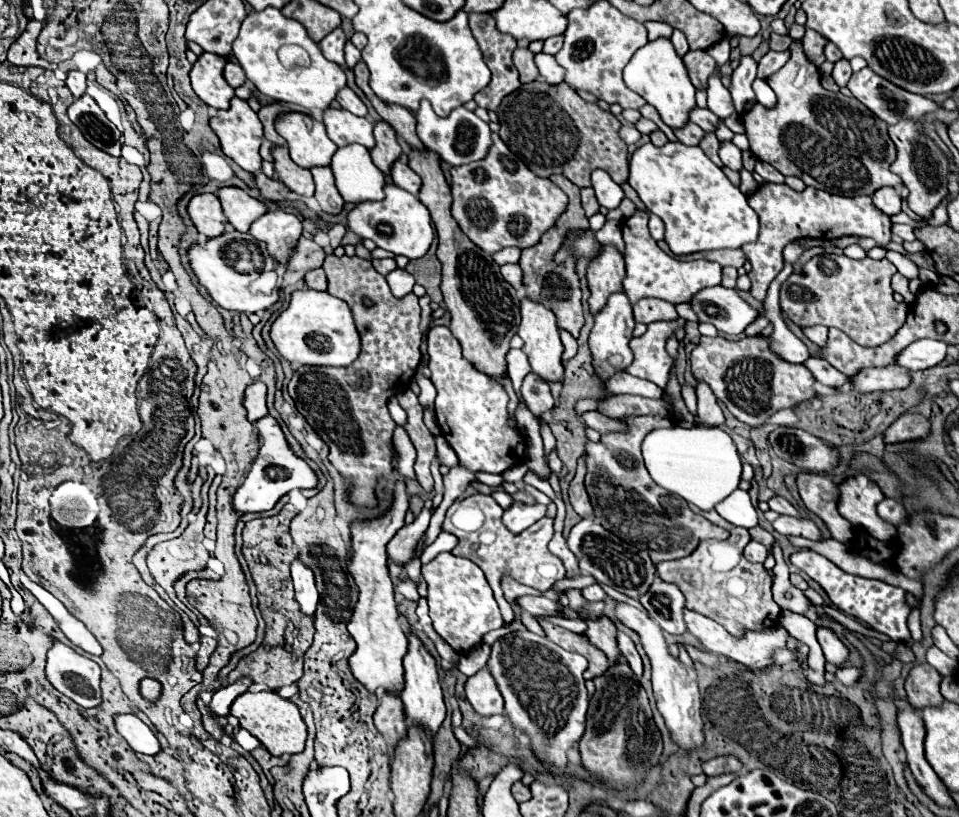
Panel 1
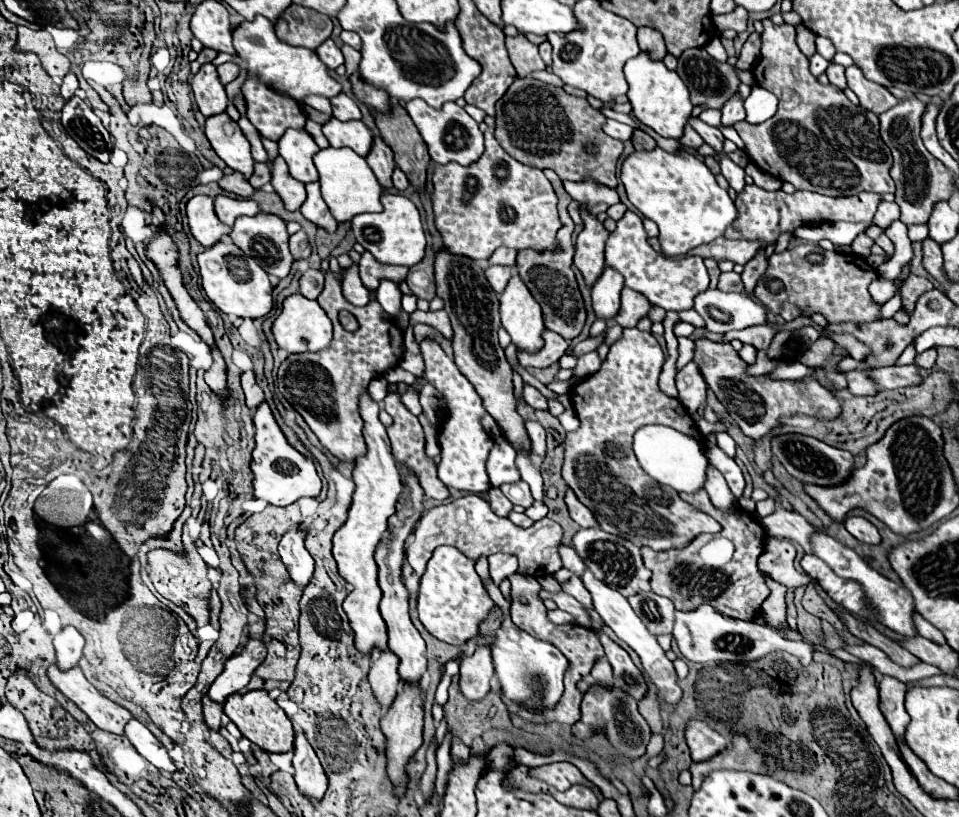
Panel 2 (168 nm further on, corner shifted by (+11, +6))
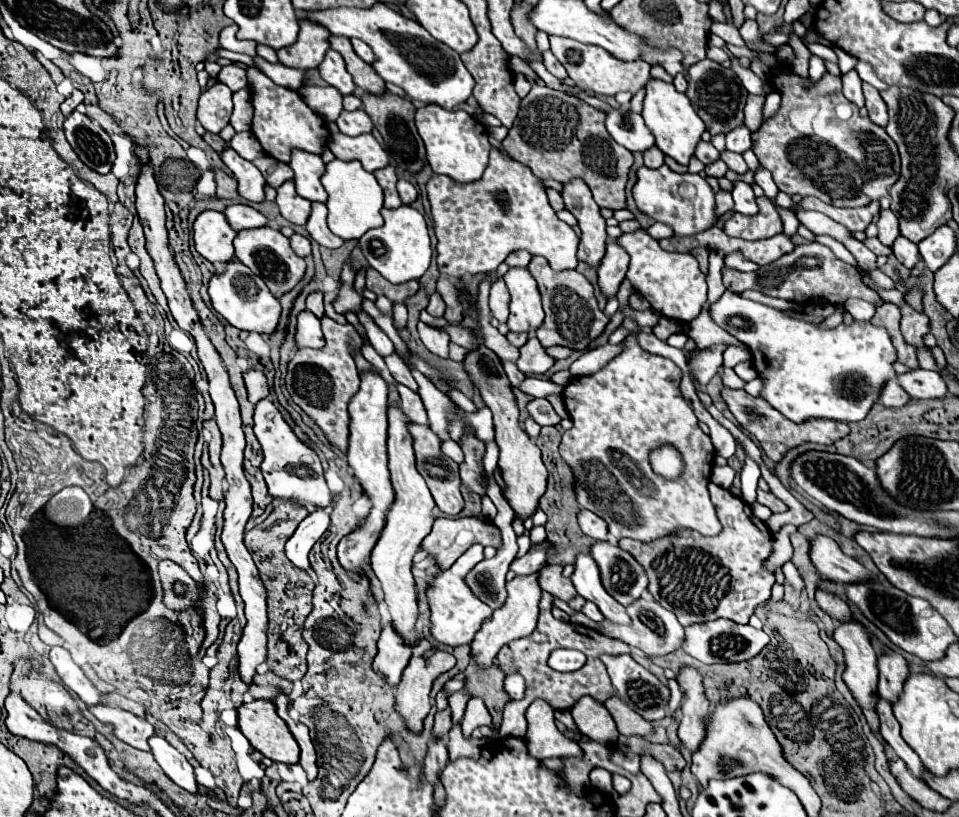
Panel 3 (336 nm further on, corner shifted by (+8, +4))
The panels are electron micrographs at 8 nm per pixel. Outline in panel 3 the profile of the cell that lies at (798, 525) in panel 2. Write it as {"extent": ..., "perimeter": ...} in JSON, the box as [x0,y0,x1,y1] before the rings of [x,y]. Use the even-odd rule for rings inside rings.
{"extent":[811,537,873,583],"perimeter":[[[815,537],[811,541],[811,561],[819,573],[835,583],[867,583],[873,575],[857,563],[853,557],[845,555],[839,545],[829,537]]]}

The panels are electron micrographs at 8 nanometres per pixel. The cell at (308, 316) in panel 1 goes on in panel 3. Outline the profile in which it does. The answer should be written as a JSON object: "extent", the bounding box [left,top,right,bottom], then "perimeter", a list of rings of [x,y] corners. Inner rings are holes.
{"extent":[295,311,323,347],"perimeter":[[[303,311],[297,317],[297,333],[295,333],[297,347],[323,347],[323,331],[321,331],[321,321],[311,313]]]}

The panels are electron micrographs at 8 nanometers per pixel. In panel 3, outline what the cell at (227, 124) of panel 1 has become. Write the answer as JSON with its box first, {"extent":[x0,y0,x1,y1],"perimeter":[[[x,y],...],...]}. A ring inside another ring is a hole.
{"extent":[221,147,265,203],"perimeter":[[[231,147],[223,151],[221,159],[237,179],[237,191],[243,199],[251,203],[265,201],[265,179],[251,161],[245,161],[243,157],[239,157]]]}

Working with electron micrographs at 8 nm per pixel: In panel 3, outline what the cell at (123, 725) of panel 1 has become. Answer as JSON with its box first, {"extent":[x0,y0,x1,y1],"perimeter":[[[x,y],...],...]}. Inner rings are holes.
{"extent":[151,735,199,795],"perimeter":[[[161,735],[151,737],[151,753],[169,779],[173,779],[179,787],[183,787],[185,791],[193,795],[199,793],[199,783],[195,779],[195,771],[191,763],[173,745],[169,745]]]}

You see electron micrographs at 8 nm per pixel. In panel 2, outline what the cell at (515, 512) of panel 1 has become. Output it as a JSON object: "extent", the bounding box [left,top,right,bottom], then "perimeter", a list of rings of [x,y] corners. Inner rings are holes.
{"extent":[524,501,548,521],"perimeter":[[[534,501],[534,505],[528,507],[524,513],[526,513],[532,521],[538,521],[538,519],[542,519],[542,517],[548,513],[548,507],[546,507],[542,501]]]}

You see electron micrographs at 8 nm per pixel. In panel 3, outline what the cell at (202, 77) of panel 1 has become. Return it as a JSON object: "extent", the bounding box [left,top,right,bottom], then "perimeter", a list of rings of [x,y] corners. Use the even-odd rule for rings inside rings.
{"extent":[197,83,233,133],"perimeter":[[[213,83],[201,97],[197,109],[197,121],[209,133],[219,133],[231,117],[233,103],[231,103],[231,89],[223,83]]]}

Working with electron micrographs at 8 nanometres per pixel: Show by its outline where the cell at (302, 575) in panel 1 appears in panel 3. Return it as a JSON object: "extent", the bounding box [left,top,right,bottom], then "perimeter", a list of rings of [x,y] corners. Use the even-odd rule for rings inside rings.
{"extent":[285,507,329,571],"perimeter":[[[315,507],[297,527],[295,535],[287,541],[285,545],[285,553],[287,557],[293,561],[295,567],[303,569],[303,571],[309,571],[311,569],[311,563],[307,559],[311,547],[321,539],[321,535],[327,531],[329,527],[329,515],[321,509],[321,507]]]}

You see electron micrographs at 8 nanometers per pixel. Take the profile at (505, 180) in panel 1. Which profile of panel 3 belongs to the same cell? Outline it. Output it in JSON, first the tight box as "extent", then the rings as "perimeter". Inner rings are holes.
{"extent":[427,149,579,279],"perimeter":[[[491,149],[489,163],[479,181],[455,185],[449,177],[433,175],[427,183],[427,195],[437,237],[437,265],[443,275],[465,279],[477,273],[495,271],[509,253],[519,249],[545,257],[555,271],[575,269],[579,263],[579,237],[567,223],[557,219],[541,179],[535,179],[525,165],[501,155],[497,149]]]}

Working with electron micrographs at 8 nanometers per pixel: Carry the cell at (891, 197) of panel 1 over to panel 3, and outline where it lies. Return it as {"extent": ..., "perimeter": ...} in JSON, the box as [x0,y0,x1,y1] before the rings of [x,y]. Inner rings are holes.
{"extent":[877,209,899,247],"perimeter":[[[891,209],[883,211],[881,217],[879,217],[879,221],[877,221],[877,227],[879,227],[877,239],[879,239],[883,245],[891,247],[893,241],[897,239],[897,235],[899,235],[899,223],[897,223],[895,213],[891,213]]]}

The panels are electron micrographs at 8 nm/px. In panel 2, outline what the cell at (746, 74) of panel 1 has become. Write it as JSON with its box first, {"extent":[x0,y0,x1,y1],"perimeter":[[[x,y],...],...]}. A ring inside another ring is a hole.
{"extent":[722,93,746,125],"perimeter":[[[734,93],[724,105],[722,105],[722,123],[724,125],[734,125],[738,121],[742,121],[746,117],[744,113],[744,105],[742,105],[742,97],[740,93]]]}

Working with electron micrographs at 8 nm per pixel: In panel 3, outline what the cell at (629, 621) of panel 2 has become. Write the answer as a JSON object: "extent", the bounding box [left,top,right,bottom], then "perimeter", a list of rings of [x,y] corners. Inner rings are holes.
{"extent":[571,555,629,625],"perimeter":[[[577,555],[575,557],[575,563],[573,563],[575,571],[571,575],[571,581],[577,589],[577,593],[587,599],[587,601],[593,601],[599,611],[605,615],[605,619],[609,621],[615,621],[615,623],[621,623],[621,625],[627,625],[629,617],[625,613],[625,607],[619,605],[601,585],[601,579],[599,579],[599,567],[597,563],[593,561],[591,555]]]}

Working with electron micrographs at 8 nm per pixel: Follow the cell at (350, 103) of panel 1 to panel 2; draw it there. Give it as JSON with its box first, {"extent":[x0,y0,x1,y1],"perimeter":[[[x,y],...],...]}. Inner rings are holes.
{"extent":[330,93,362,121],"perimeter":[[[338,93],[336,97],[332,97],[330,103],[332,103],[332,109],[334,109],[334,117],[336,119],[348,121],[348,119],[360,119],[362,117],[358,105],[350,97],[346,97],[344,93]]]}

